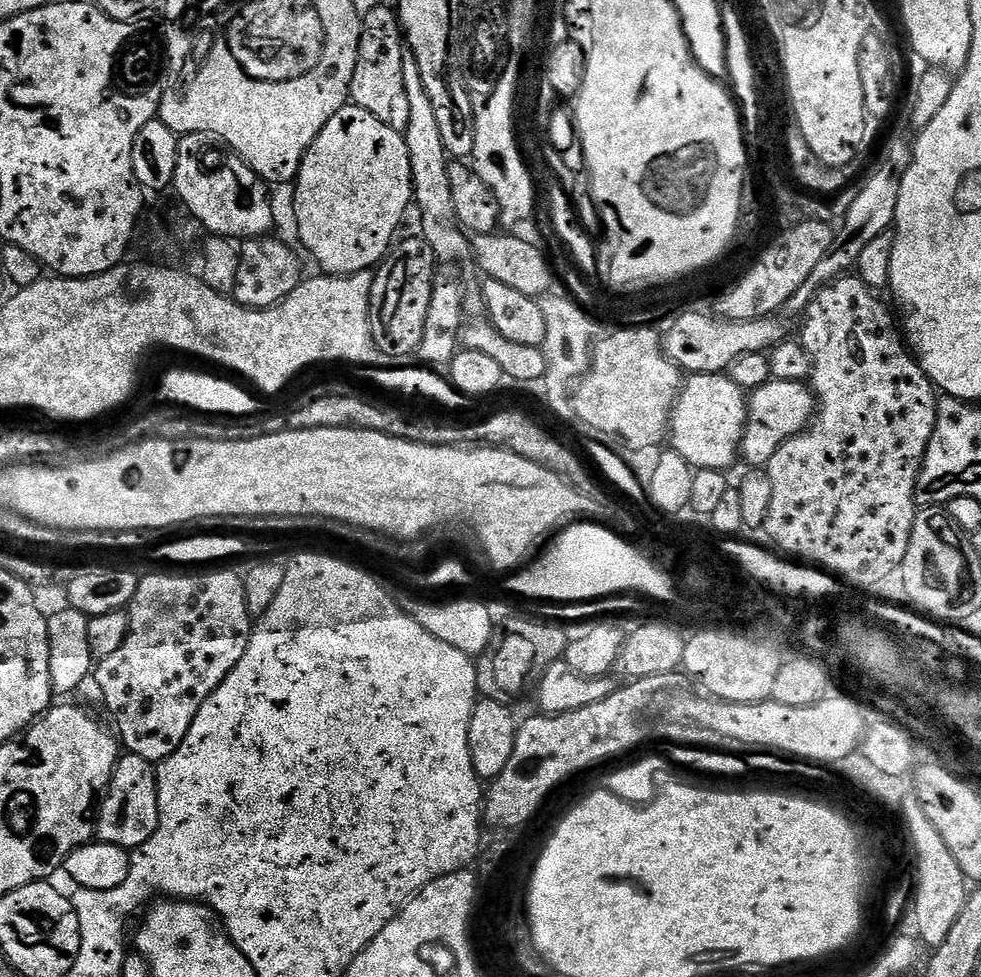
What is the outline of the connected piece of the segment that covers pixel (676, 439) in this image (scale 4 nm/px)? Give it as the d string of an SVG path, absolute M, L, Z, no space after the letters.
M697 372L683 381L680 396L672 407L671 451L682 454L693 469L728 470L740 456L740 442L748 421L748 396L727 374Z

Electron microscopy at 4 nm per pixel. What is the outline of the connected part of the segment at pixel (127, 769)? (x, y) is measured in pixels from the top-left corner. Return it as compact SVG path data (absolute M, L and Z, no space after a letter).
M131 754L121 755L117 759L116 769L102 793L98 811L94 816L94 832L99 843L135 850L150 838L150 834L154 834L157 826L158 790L153 761Z

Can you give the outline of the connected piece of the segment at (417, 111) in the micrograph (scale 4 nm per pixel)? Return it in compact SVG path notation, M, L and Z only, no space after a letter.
M411 54L405 55L404 65L402 66L402 74L404 75L404 93L410 106L410 122L406 122L406 130L404 133L404 141L410 150L410 170L412 171L412 195L414 197L415 207L420 207L420 228L422 239L430 247L432 253L436 255L437 261L452 266L455 260L464 260L468 256L468 240L465 229L461 228L459 220L456 218L454 210L454 198L450 194L450 180L448 178L448 165L450 157L448 151L444 149L442 142L442 134L438 131L438 120L434 115L434 108L430 106L430 96L426 94L426 86L422 86L422 76L418 74L418 66L416 60Z

